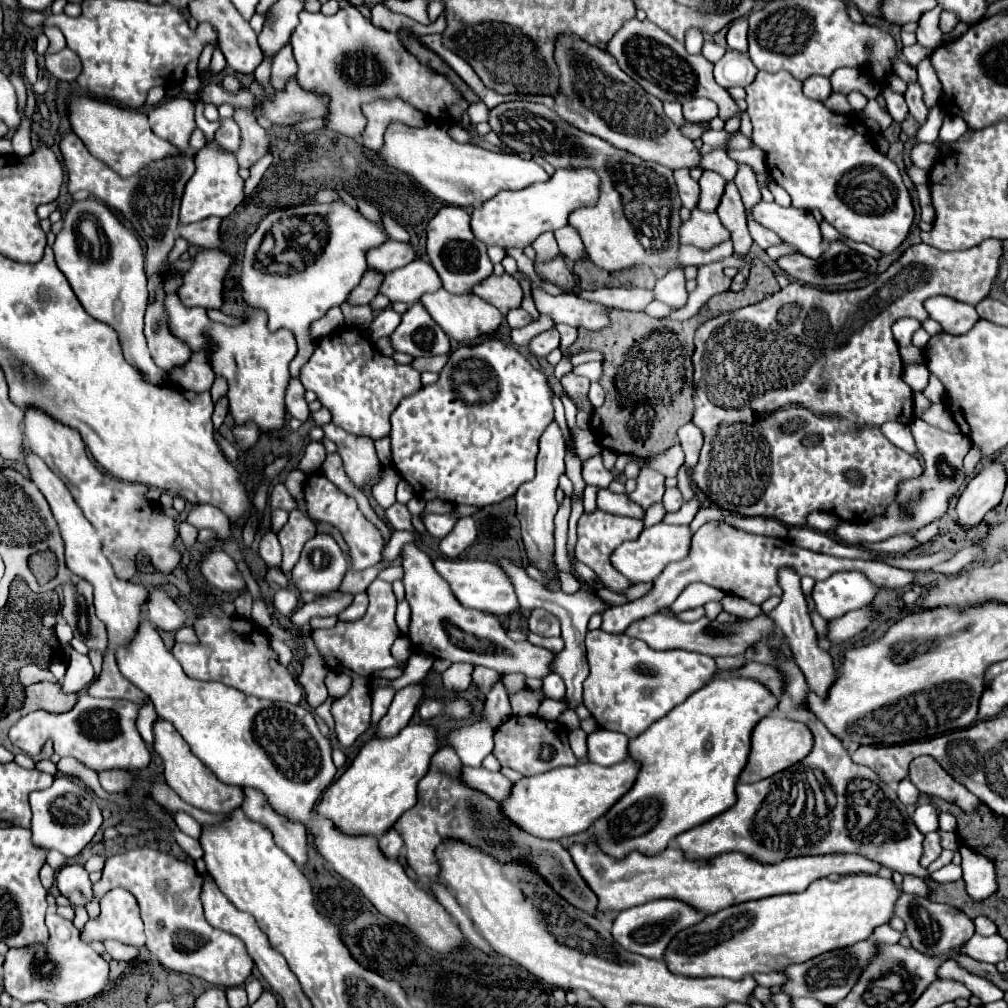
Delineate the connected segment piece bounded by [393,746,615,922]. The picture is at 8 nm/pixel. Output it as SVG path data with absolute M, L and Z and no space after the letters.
M441 746L431 760L429 772L417 784L417 804L409 812L405 812L393 826L399 832L399 836L403 838L405 862L407 862L407 866L411 866L415 870L415 874L419 878L425 880L425 878L439 876L435 848L443 836L455 836L461 840L469 840L469 844L477 844L483 852L489 852L489 854L497 856L499 860L529 860L541 872L541 876L545 880L549 880L553 890L559 892L573 906L577 906L579 910L585 910L589 914L595 914L599 918L605 918L609 922L615 918L615 914L611 914L611 912L599 914L595 910L595 906L597 906L595 894L583 882L583 878L579 876L579 872L571 860L571 854L559 844L559 840L535 838L535 836L519 830L517 826L513 826L501 814L499 802L487 798L481 792L475 792L475 790L463 786L457 780L459 768L461 768L459 756L453 752L453 748Z

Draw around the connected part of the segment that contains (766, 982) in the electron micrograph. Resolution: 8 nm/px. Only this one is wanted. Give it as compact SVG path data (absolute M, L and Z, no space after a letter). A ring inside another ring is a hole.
M769 972L769 974L755 974L753 976L761 986L767 986L767 988L773 988L773 986L783 986L787 976L783 972Z

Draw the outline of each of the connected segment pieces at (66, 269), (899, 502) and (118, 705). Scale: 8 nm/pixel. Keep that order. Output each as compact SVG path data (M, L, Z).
M89 196L85 200L73 200L71 206L67 208L67 212L63 216L63 228L57 234L55 244L53 244L53 252L55 252L57 268L61 268L61 272L69 280L75 296L79 298L79 302L87 310L87 314L117 330L119 342L123 346L125 360L149 384L165 386L169 376L167 376L167 372L157 368L155 362L151 360L151 354L147 350L147 342L145 342L145 336L143 336L143 316L145 316L145 308L147 308L147 286L145 286L147 284L147 276L145 276L145 268L143 268L145 256L143 256L141 244L135 238L135 234L131 230L127 230L121 224L121 220L105 204L101 204L101 200Z
M915 418L911 422L911 432L913 432L913 438L917 444L917 454L925 462L923 476L917 480L909 480L909 482L901 484L897 500L891 502L891 506L887 508L887 512L883 516L877 516L865 524L840 521L839 526L837 526L837 536L845 544L859 546L863 542L865 544L879 542L879 540L893 536L897 532L897 528L899 528L899 532L905 532L907 528L909 530L923 528L925 524L929 524L929 522L933 522L945 514L945 510L949 506L949 498L955 496L957 490L963 486L963 482L965 482L963 458L971 450L971 440L965 438L963 434L949 434L949 432L943 432L935 426L929 426L921 418Z
M87 692L79 694L77 704L65 714L49 714L45 710L31 712L23 716L11 730L9 740L13 746L21 748L29 756L41 752L45 740L53 740L55 754L73 756L95 772L113 770L113 768L143 768L151 762L151 754L147 744L137 732L137 704L129 704L129 700L113 700L113 698L93 698Z

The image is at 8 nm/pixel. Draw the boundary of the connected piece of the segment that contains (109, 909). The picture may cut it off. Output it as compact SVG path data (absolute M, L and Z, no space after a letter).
M109 890L101 898L101 912L85 924L87 940L119 940L129 946L143 946L145 932L139 916L137 900L127 890Z

